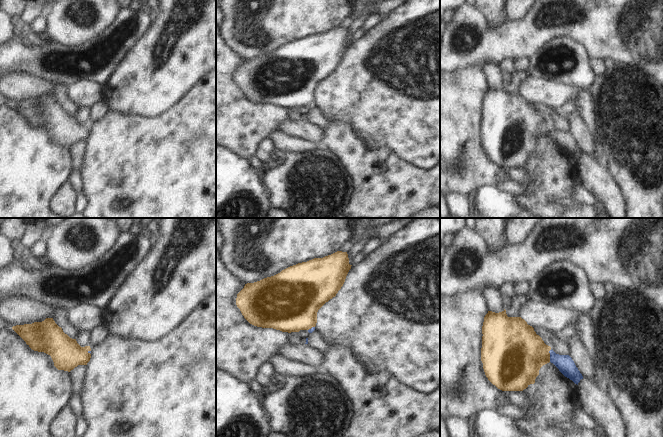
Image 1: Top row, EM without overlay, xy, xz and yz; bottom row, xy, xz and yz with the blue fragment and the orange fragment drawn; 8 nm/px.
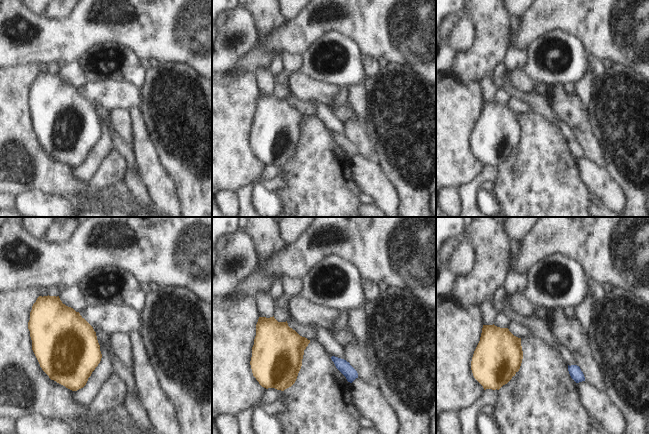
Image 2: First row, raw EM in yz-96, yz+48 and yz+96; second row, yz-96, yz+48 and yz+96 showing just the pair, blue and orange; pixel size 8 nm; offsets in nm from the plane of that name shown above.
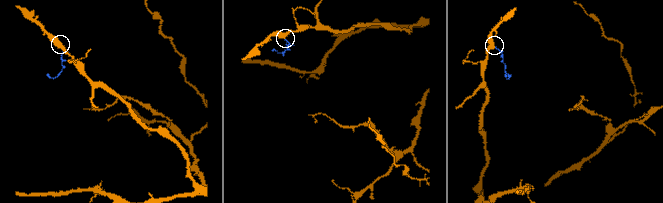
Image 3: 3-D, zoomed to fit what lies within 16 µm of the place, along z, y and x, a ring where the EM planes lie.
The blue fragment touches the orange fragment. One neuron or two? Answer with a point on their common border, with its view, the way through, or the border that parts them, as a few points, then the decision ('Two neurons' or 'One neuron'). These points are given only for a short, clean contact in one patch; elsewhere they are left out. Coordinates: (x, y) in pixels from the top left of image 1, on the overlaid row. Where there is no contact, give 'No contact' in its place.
Touches blue at yz (550, 355). Path across: yz (565, 364), (550, 355), (519, 353). One neuron

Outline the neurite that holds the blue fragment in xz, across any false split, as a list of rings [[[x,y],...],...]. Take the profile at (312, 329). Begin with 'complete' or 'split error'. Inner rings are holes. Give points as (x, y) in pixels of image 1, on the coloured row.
split error | [[[342,251],[298,263],[274,276],[245,284],[237,294],[236,305],[244,318],[254,326],[288,333],[300,330],[312,333],[317,323],[318,310],[336,296],[351,266],[347,252]]]

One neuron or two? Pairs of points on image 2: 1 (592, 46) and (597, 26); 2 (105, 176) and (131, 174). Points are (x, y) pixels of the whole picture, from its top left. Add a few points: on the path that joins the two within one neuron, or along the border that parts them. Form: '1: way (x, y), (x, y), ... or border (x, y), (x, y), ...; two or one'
1: way (597, 41), (597, 31); one
2: border (117, 152), (124, 157), (127, 163), (124, 178); two

